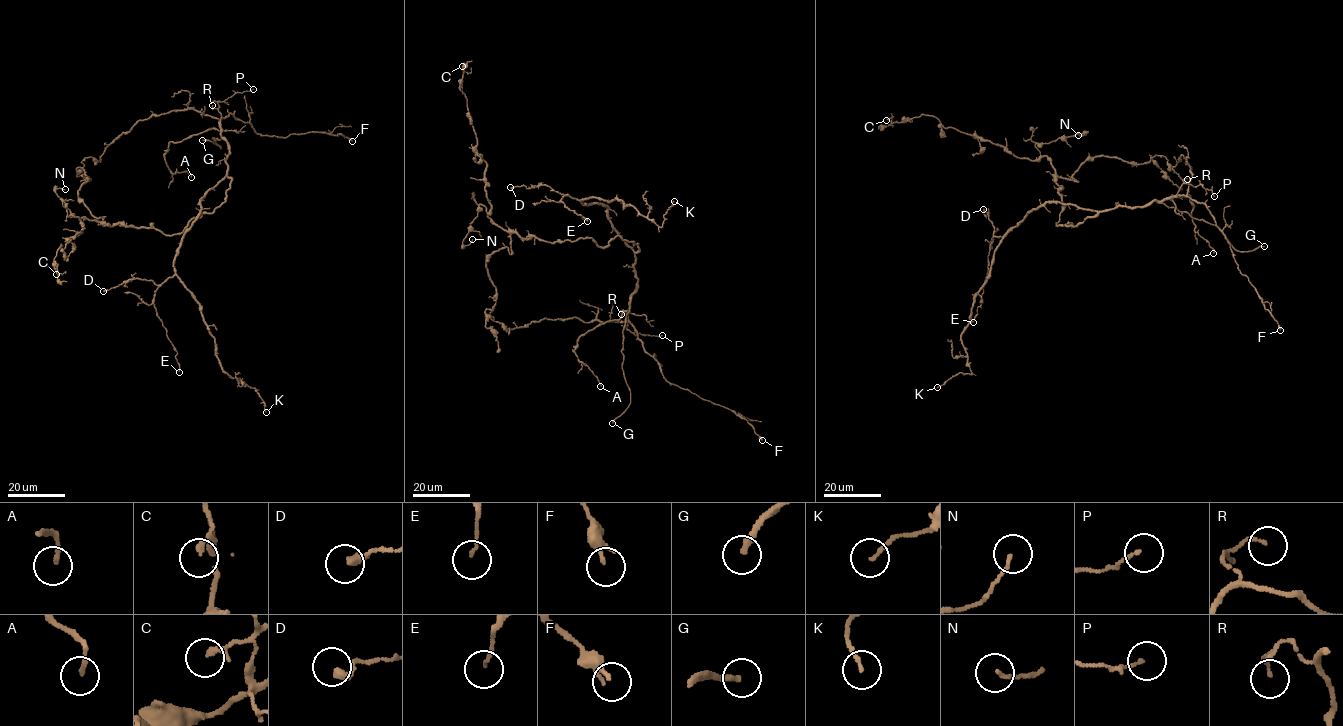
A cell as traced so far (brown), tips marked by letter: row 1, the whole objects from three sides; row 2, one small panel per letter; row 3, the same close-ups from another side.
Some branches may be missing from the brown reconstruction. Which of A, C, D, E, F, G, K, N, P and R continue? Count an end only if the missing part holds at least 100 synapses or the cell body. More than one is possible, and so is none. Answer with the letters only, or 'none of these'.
G

